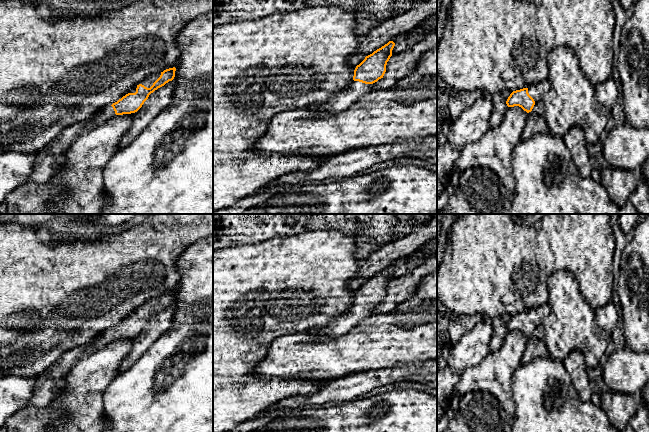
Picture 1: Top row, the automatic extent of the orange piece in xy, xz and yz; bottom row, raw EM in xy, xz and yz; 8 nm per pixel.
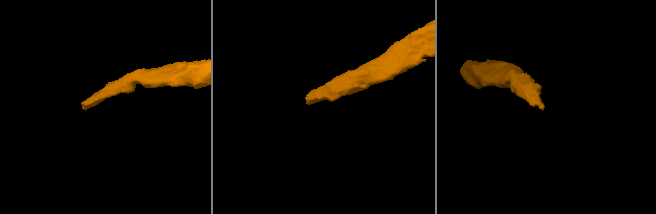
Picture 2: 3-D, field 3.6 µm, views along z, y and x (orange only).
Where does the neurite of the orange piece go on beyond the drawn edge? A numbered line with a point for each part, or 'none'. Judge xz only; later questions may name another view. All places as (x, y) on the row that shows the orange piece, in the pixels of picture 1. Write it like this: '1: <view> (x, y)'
1: xz (344, 99)

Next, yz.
1: yz (536, 91)

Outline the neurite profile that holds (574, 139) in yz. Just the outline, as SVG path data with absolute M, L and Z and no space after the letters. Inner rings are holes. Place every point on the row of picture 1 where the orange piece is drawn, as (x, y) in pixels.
M578 126L571 127L563 136L563 142L570 152L571 158L578 169L579 176L582 178L590 177L592 173L591 157L583 130Z

